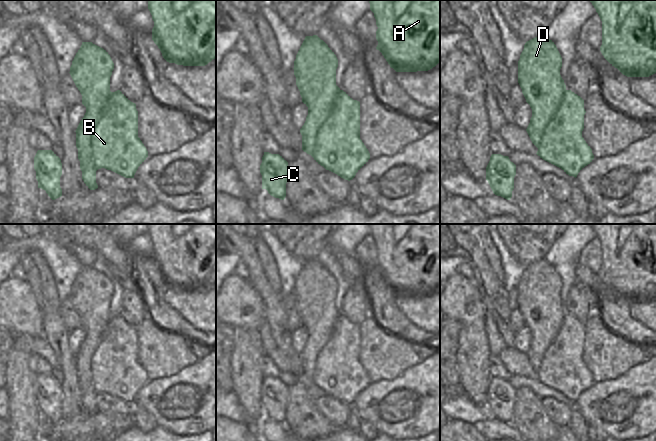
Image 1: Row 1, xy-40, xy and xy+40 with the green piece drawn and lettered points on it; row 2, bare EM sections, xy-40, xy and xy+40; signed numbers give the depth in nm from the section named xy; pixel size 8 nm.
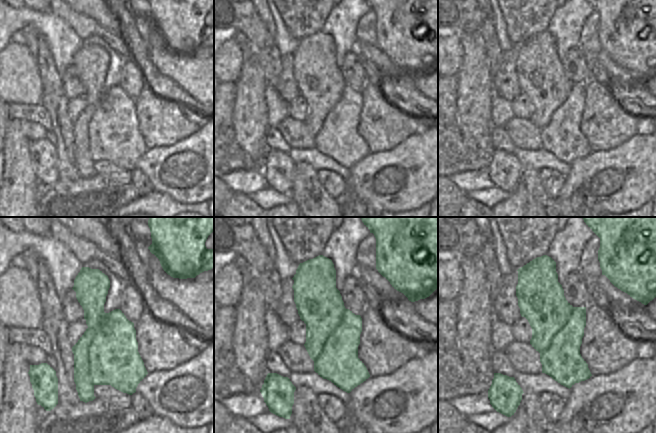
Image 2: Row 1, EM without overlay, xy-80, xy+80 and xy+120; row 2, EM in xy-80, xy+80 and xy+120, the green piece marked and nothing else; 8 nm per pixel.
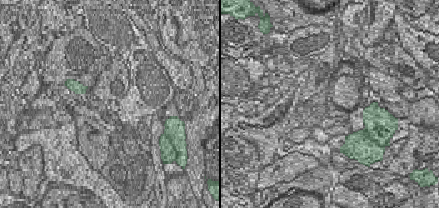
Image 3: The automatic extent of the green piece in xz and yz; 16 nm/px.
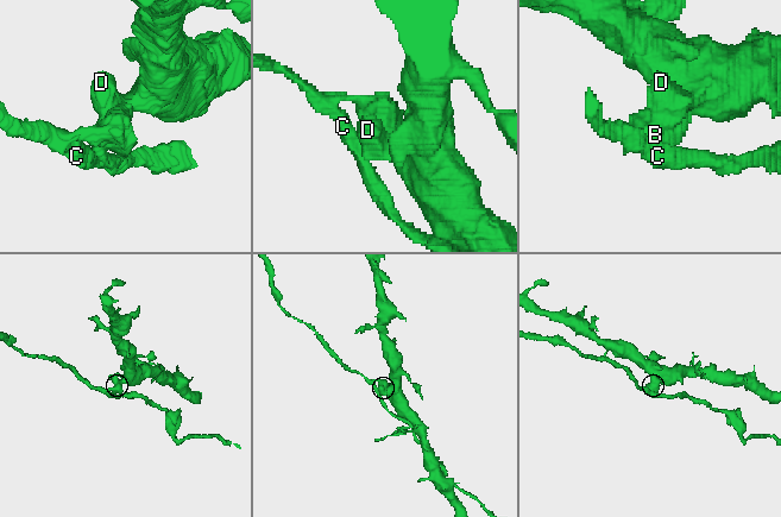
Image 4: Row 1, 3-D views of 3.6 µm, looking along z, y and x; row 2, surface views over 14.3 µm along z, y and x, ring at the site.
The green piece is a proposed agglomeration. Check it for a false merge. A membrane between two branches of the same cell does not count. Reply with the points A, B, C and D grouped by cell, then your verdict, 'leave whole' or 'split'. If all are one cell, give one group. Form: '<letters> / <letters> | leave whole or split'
A D / B C | split

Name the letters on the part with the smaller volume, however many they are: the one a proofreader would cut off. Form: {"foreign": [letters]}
{"foreign": ["B", "C"]}

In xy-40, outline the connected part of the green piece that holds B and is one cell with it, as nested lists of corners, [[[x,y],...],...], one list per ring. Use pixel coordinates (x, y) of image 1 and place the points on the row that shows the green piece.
[[[120,90],[112,92],[90,137],[92,159],[97,169],[105,168],[125,178],[134,178],[148,151],[138,137],[138,111]]]

